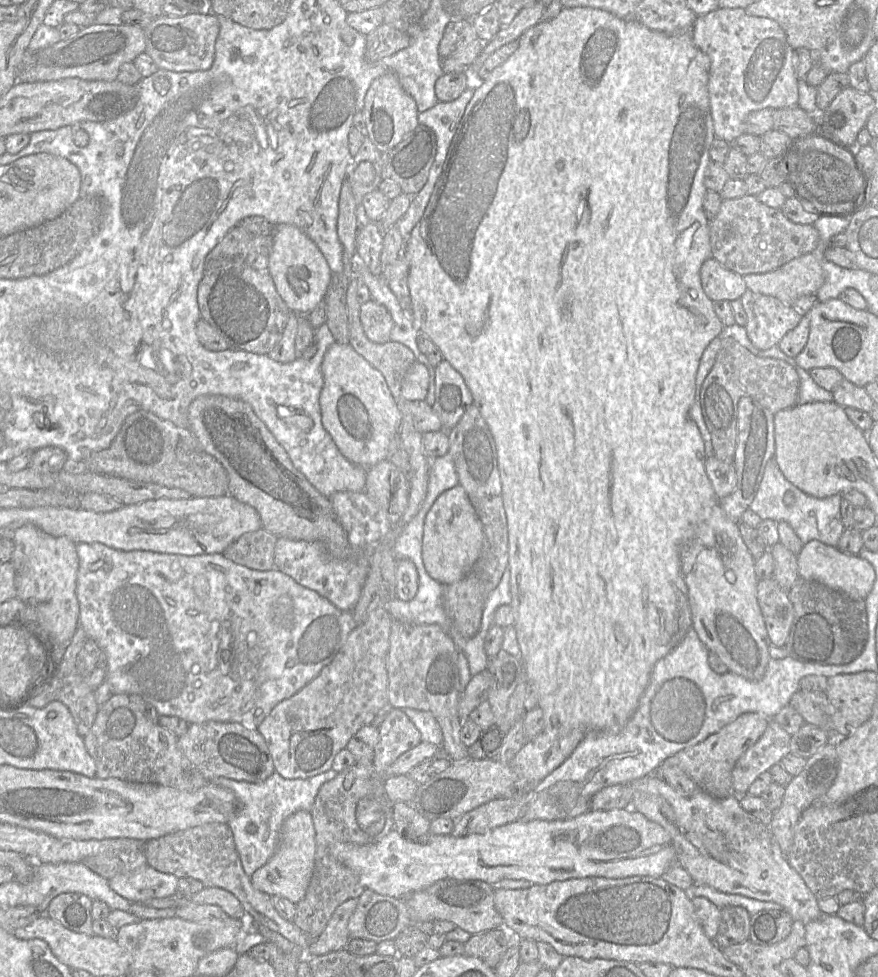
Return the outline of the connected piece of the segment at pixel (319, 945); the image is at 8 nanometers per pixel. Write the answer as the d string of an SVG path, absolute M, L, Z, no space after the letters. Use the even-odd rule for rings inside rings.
M351 898L336 908L325 930L316 939L311 940L309 945L310 956L321 956L346 949L351 939L348 923L357 903L358 899Z

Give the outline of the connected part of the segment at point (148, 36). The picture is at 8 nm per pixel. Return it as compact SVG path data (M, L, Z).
M188 13L181 17L161 15L144 30L145 52L160 69L193 72L211 68L215 56L216 39L220 30L218 16L214 13Z

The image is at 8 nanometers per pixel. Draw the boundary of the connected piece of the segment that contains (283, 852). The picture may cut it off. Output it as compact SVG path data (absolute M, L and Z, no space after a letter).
M297 811L284 820L273 856L253 873L251 883L261 892L285 897L296 904L306 895L315 867L315 854L316 832L311 811Z

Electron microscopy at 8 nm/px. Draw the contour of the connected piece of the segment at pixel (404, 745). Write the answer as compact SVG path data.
M389 707L378 729L379 742L374 749L373 767L376 775L383 779L387 768L400 755L416 747L422 738L401 708Z

